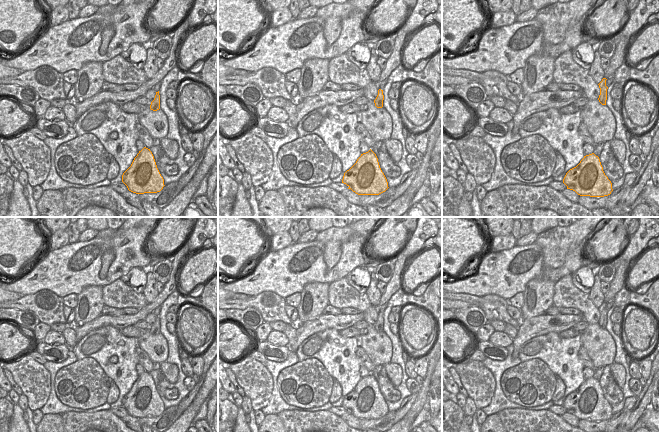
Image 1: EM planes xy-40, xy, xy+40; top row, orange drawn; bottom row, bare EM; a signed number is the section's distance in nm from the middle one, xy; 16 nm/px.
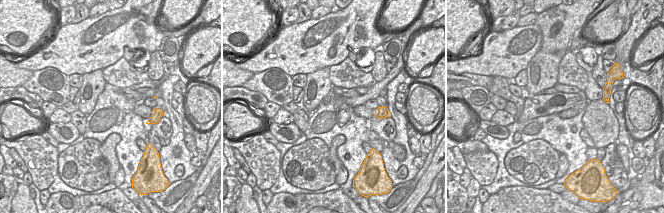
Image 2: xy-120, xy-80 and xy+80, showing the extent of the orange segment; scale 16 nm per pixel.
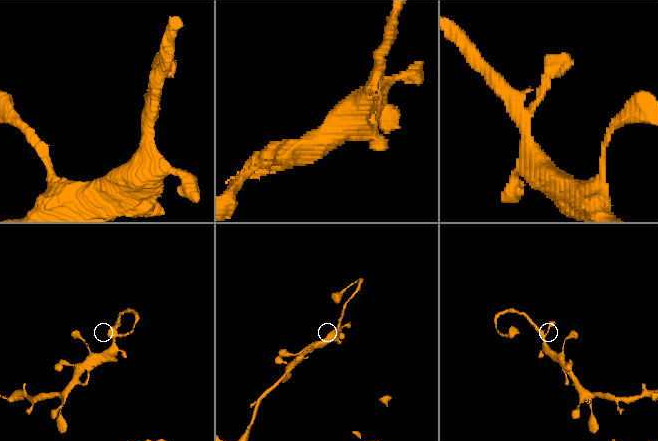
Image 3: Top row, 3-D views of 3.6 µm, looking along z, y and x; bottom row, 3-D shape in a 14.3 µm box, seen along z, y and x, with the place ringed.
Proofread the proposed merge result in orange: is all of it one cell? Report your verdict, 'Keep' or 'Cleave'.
Keep.

